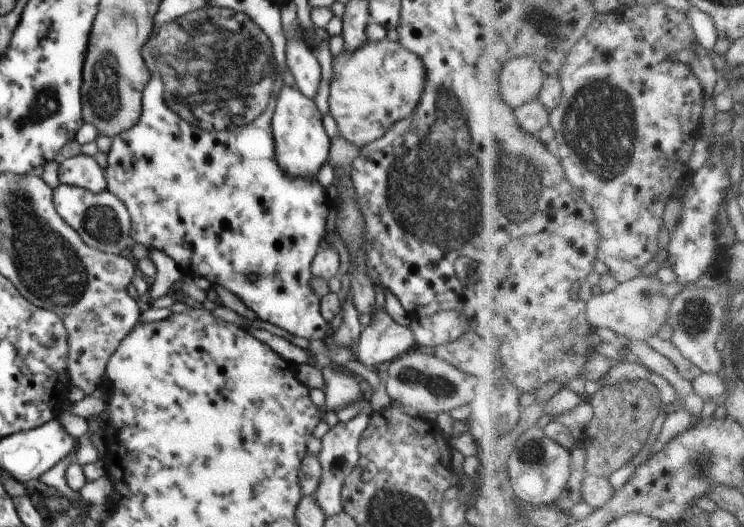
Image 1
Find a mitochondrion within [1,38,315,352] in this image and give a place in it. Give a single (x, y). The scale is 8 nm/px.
(104, 96)

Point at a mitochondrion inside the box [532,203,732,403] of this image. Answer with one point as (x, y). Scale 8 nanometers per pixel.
(697, 316)

